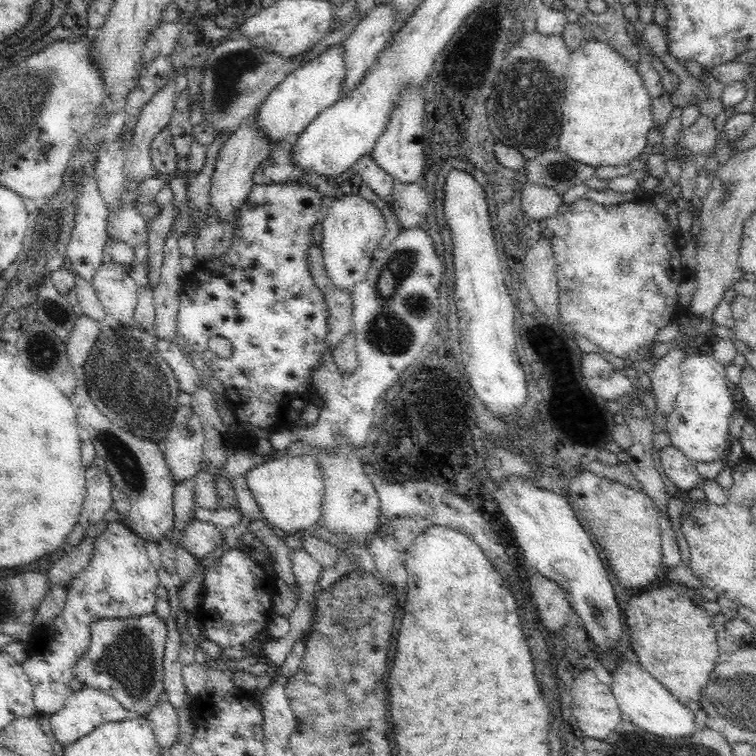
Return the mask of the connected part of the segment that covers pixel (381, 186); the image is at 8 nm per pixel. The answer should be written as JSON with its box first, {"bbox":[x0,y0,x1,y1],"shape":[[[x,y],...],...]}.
{"bbox":[352,154,394,202],"shape":[[[370,154],[360,156],[360,160],[356,161],[352,172],[360,173],[364,182],[366,182],[366,186],[370,186],[384,202],[394,200],[394,197],[392,197],[394,179],[376,164]]]}

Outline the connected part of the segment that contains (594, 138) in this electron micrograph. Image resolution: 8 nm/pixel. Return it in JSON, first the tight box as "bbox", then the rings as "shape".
{"bbox":[558,39,654,166],"shape":[[[605,39],[584,41],[571,52],[558,140],[560,152],[581,163],[598,166],[628,165],[646,148],[646,136],[654,128],[652,98],[635,65],[616,52]]]}

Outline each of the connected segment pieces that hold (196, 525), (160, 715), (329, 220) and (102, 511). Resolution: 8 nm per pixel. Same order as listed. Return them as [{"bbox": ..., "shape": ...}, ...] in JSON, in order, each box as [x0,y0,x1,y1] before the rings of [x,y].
[{"bbox":[180,519,224,559],"shape":[[[195,519],[190,524],[186,524],[186,528],[182,530],[180,545],[188,549],[194,557],[204,559],[222,542],[224,542],[224,534],[221,528],[216,527],[215,524]]]},{"bbox":[147,692,179,749],"shape":[[[164,692],[151,711],[147,720],[156,735],[156,742],[160,748],[168,749],[178,738],[179,719],[176,708]]]},{"bbox":[321,194,384,290],"shape":[[[346,194],[336,198],[321,223],[321,251],[329,282],[340,290],[352,290],[367,276],[373,262],[373,252],[384,236],[384,216],[381,210],[360,195]]]},{"bbox":[79,465,113,528],"shape":[[[95,465],[85,471],[87,494],[79,523],[85,528],[103,520],[105,514],[113,509],[111,496],[112,480],[107,470],[102,470]]]}]

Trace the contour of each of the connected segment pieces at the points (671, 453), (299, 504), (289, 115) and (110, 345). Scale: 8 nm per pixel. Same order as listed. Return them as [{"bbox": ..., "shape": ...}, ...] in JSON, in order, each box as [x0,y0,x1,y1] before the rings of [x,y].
[{"bbox":[659,446,701,492],"shape":[[[666,446],[659,453],[664,474],[678,489],[689,492],[696,488],[701,477],[697,474],[694,463],[674,446]]]},{"bbox":[245,448,325,533],"shape":[[[313,448],[310,455],[274,454],[268,462],[254,466],[245,474],[248,487],[261,508],[264,520],[285,533],[311,529],[322,517],[325,485],[318,468],[318,452],[318,448]]]},{"bbox":[255,44,346,146],"shape":[[[340,44],[329,46],[310,62],[296,67],[280,81],[257,109],[255,118],[262,133],[268,137],[270,146],[279,143],[288,135],[298,135],[324,110],[338,102],[342,95],[342,82],[346,76],[344,57]]]},{"bbox":[83,323,180,446],"shape":[[[119,323],[117,325],[101,324],[99,327],[99,335],[83,366],[85,389],[91,396],[92,404],[116,426],[134,433],[136,437],[147,437],[156,442],[156,445],[160,443],[162,446],[169,434],[166,428],[168,428],[176,408],[180,405],[178,404],[180,387],[172,367],[162,359],[156,349],[158,338],[143,328],[133,326],[133,324],[129,326]]]}]

